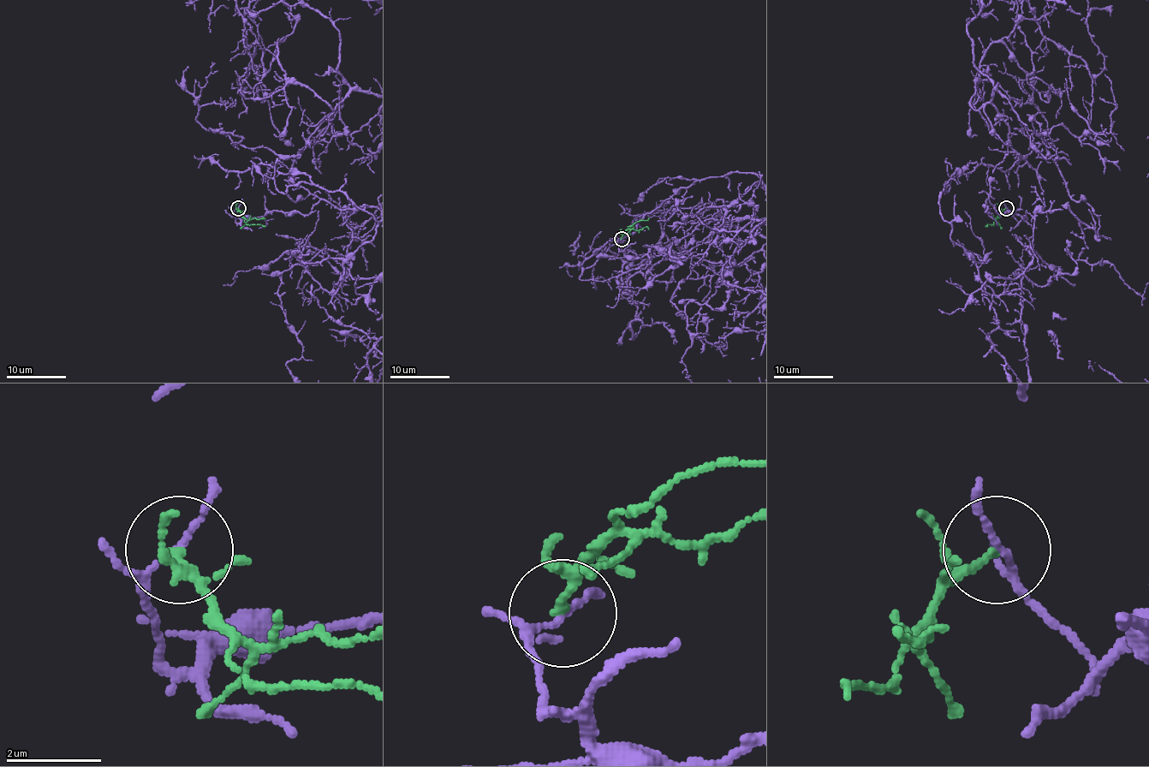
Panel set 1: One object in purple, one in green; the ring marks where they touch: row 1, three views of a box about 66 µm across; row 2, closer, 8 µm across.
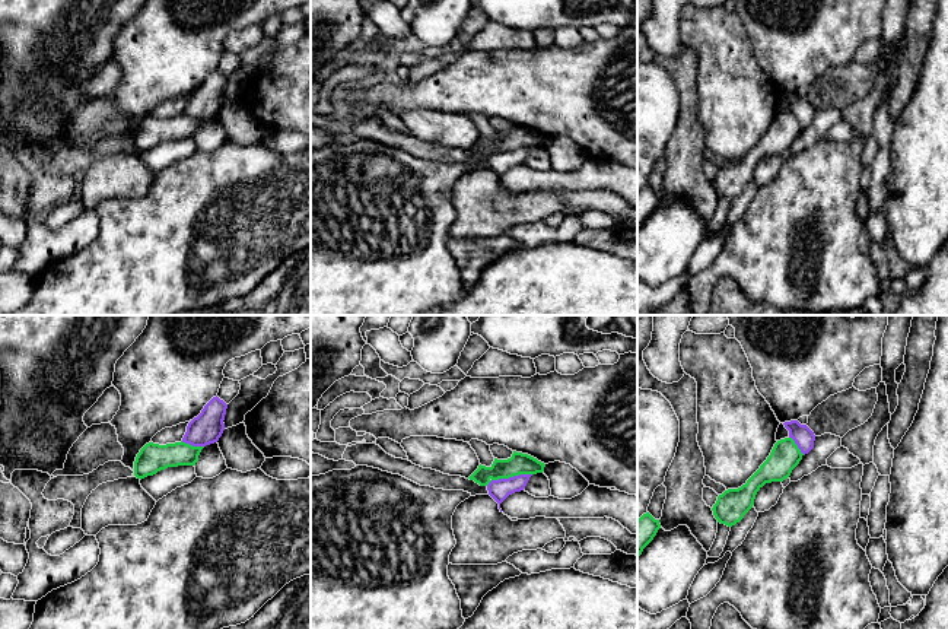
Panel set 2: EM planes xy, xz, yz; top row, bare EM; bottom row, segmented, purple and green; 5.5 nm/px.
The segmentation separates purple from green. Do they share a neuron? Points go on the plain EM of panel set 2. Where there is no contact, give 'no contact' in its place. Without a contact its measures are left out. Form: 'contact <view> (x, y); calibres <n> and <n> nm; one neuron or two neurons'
contact xz (509, 151); calibres 110 and 120 nm; two neurons

